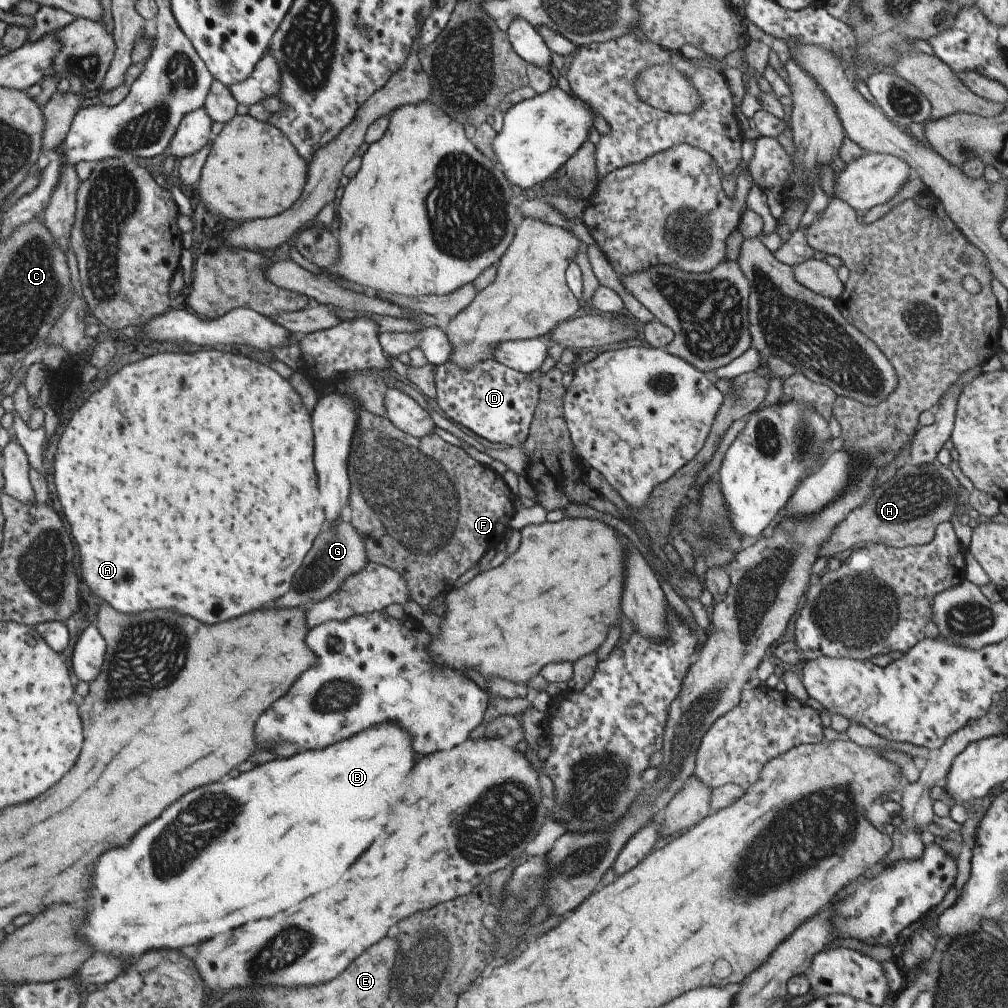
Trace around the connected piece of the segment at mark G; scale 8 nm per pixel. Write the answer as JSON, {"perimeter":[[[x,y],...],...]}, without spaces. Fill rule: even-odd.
{"perimeter":[[[337,518],[329,525],[324,524],[321,532],[313,540],[311,548],[303,557],[298,571],[293,575],[289,590],[273,602],[273,608],[297,608],[297,606],[306,608],[314,602],[321,602],[329,598],[343,584],[347,576],[359,572],[367,563],[363,540],[355,532],[351,522],[344,522],[341,518]]]}

